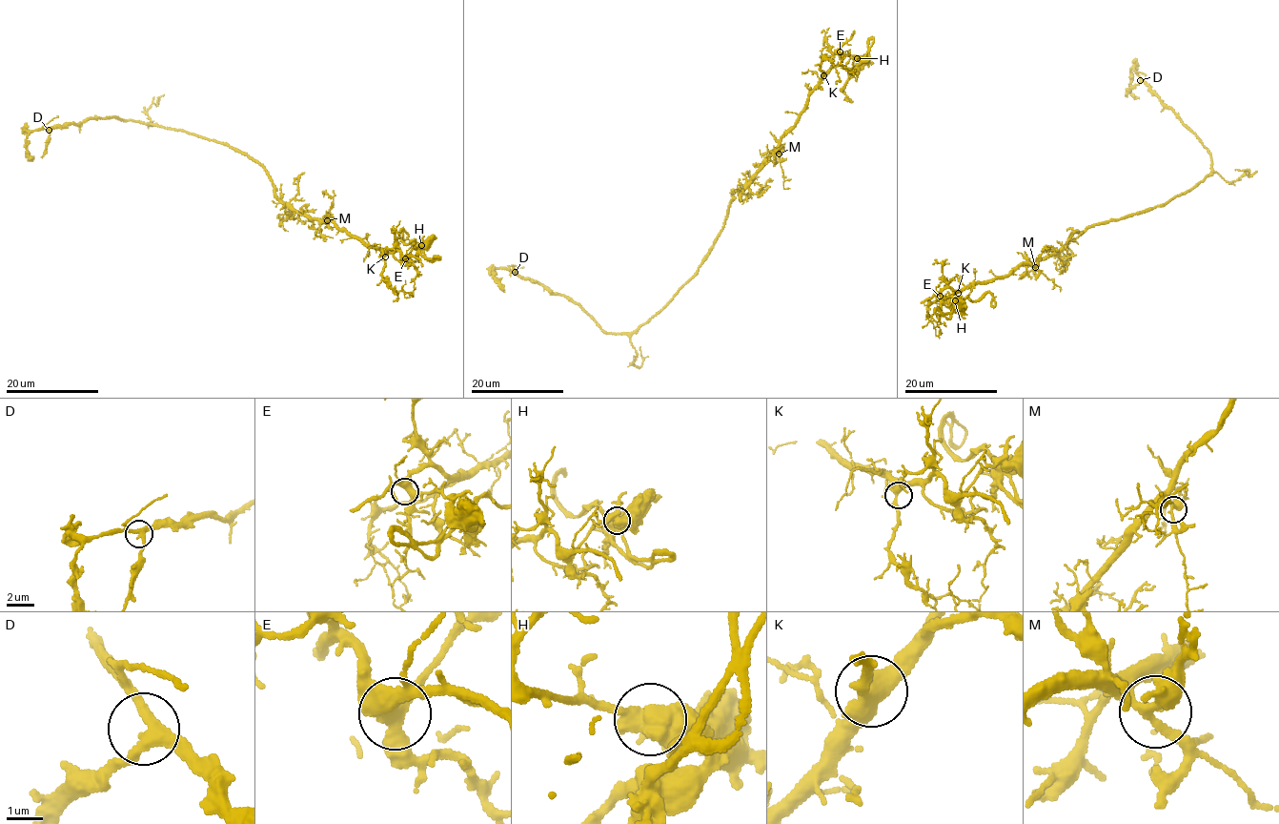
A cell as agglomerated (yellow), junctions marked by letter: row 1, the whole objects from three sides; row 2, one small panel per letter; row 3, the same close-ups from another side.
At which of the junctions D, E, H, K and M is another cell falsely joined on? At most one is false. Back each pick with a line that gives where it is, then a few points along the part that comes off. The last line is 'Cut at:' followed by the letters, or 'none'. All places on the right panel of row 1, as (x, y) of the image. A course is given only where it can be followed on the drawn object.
H: (955, 300) | (954, 300), (960, 305), (966, 298), (975, 301), (989, 293), (993, 296), (993, 308)
Cut at: H

